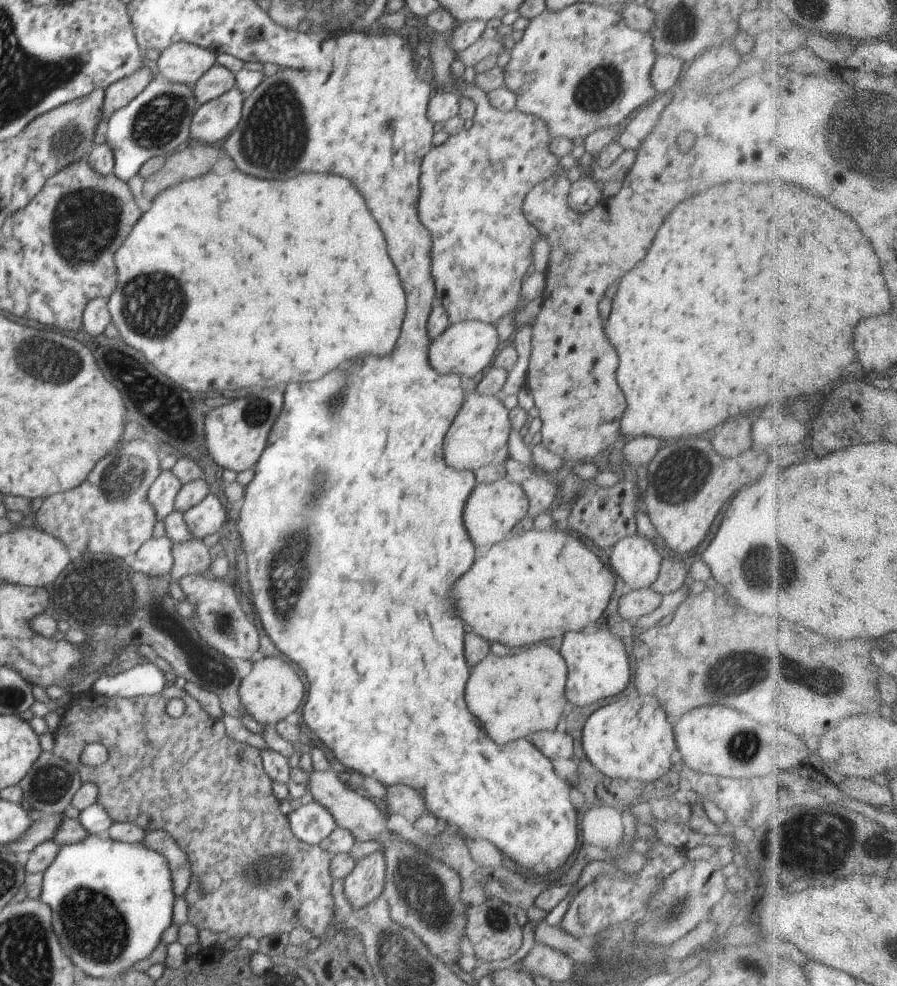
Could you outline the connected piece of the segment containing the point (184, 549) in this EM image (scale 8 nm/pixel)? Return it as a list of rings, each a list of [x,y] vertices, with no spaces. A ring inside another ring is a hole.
[[[196,538],[185,543],[173,542],[171,576],[178,580],[186,575],[208,575],[214,552],[206,547],[202,540]]]

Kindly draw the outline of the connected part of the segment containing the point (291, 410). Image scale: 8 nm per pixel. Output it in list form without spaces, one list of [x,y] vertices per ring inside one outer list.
[[[376,30],[371,31],[372,34],[366,34],[366,32],[344,32],[344,34],[336,34],[336,36],[330,36],[330,38],[326,38],[324,42],[322,42],[322,50],[324,50],[324,54],[326,54],[326,62],[324,62],[324,68],[322,68],[322,72],[320,74],[314,74],[314,76],[300,76],[300,80],[296,78],[294,80],[294,76],[298,76],[300,72],[296,72],[296,70],[282,70],[282,72],[278,72],[278,74],[272,74],[270,76],[265,76],[262,79],[262,82],[258,84],[258,86],[244,99],[243,109],[242,109],[242,118],[239,120],[237,127],[228,135],[228,139],[224,144],[224,151],[234,162],[236,162],[236,168],[240,170],[240,172],[244,172],[244,174],[250,174],[250,176],[258,176],[258,178],[264,178],[264,180],[274,180],[274,176],[278,176],[278,178],[284,178],[284,158],[286,158],[286,178],[294,178],[294,176],[298,176],[300,172],[324,172],[324,174],[340,174],[340,176],[346,176],[358,190],[360,190],[360,194],[364,196],[364,200],[366,200],[366,204],[368,204],[368,208],[370,208],[370,212],[372,212],[372,216],[376,218],[376,222],[380,224],[380,228],[382,228],[382,232],[384,232],[384,236],[388,236],[386,238],[386,242],[388,242],[388,254],[390,254],[390,258],[392,258],[392,262],[394,262],[394,266],[398,268],[399,279],[401,280],[406,300],[407,307],[405,315],[403,316],[401,331],[396,341],[396,346],[394,350],[387,355],[386,357],[373,357],[372,355],[366,356],[366,358],[358,358],[358,360],[347,360],[345,363],[342,363],[338,368],[335,368],[334,371],[330,371],[328,374],[321,376],[316,382],[310,382],[310,384],[288,384],[286,386],[286,390],[283,393],[283,407],[274,423],[274,426],[271,428],[266,448],[262,451],[260,458],[255,466],[255,474],[252,481],[247,485],[245,489],[245,495],[242,501],[239,503],[240,509],[240,518],[234,524],[236,530],[239,532],[239,538],[241,541],[238,543],[238,547],[240,548],[240,556],[243,563],[243,568],[245,569],[246,582],[249,582],[250,590],[252,590],[253,596],[253,605],[255,610],[258,612],[260,616],[260,620],[262,621],[262,626],[264,626],[264,630],[268,632],[268,636],[270,640],[274,643],[274,646],[288,658],[290,663],[295,666],[300,666],[302,668],[302,672],[304,672],[304,676],[306,676],[306,682],[308,682],[308,701],[306,702],[305,709],[303,710],[303,719],[304,722],[308,725],[308,728],[328,746],[330,750],[334,753],[334,756],[338,759],[338,762],[341,762],[346,766],[346,768],[350,768],[356,773],[362,773],[367,777],[372,777],[373,779],[378,780],[378,782],[382,782],[385,787],[390,786],[390,784],[406,784],[406,786],[412,786],[414,790],[418,790],[420,792],[420,796],[424,798],[424,804],[426,804],[426,808],[428,808],[428,812],[432,812],[436,818],[440,818],[440,820],[444,820],[444,822],[448,822],[448,824],[454,824],[454,826],[458,826],[458,830],[462,832],[460,834],[463,836],[468,842],[472,840],[478,840],[478,838],[484,838],[484,840],[488,840],[488,842],[492,842],[502,854],[506,854],[508,858],[512,858],[518,866],[522,866],[524,870],[528,870],[528,872],[532,872],[532,874],[536,874],[536,876],[546,876],[546,874],[550,874],[559,868],[562,868],[566,862],[568,862],[568,858],[572,856],[572,852],[574,852],[574,848],[576,848],[576,836],[575,836],[575,809],[570,801],[570,785],[563,780],[562,778],[556,775],[554,768],[552,768],[552,763],[549,758],[546,758],[544,754],[542,754],[533,744],[526,739],[518,739],[514,740],[514,742],[510,742],[510,744],[504,744],[504,746],[500,746],[500,744],[494,744],[490,738],[488,738],[488,734],[486,734],[486,730],[484,730],[484,726],[482,726],[482,722],[476,718],[476,716],[472,716],[470,714],[470,710],[468,710],[468,706],[466,706],[466,702],[464,702],[464,684],[466,684],[466,680],[468,680],[468,666],[466,666],[466,658],[464,658],[464,626],[462,626],[462,620],[456,616],[456,612],[454,612],[454,600],[452,600],[452,586],[454,586],[454,582],[458,580],[458,576],[462,576],[462,574],[466,574],[466,570],[472,566],[472,562],[474,562],[474,546],[472,546],[472,542],[470,542],[470,538],[468,538],[468,534],[466,534],[466,530],[464,530],[464,524],[462,524],[462,512],[464,512],[464,504],[466,504],[466,498],[470,496],[472,489],[475,487],[477,483],[475,480],[475,474],[470,471],[466,472],[456,472],[456,470],[450,470],[446,464],[444,464],[444,456],[442,456],[442,444],[444,444],[444,434],[448,432],[448,428],[452,426],[454,419],[457,417],[458,411],[460,407],[463,405],[466,397],[466,385],[463,378],[455,373],[449,373],[446,375],[438,374],[431,366],[428,360],[428,351],[429,346],[431,345],[431,340],[427,335],[427,322],[431,313],[431,304],[432,298],[435,296],[435,282],[433,276],[431,275],[431,244],[433,236],[429,230],[424,228],[424,224],[418,220],[418,210],[416,210],[416,206],[418,206],[418,194],[420,194],[420,188],[418,188],[418,178],[420,178],[420,164],[422,164],[422,158],[426,156],[426,153],[433,147],[433,136],[434,133],[434,124],[432,124],[427,117],[427,106],[430,100],[430,85],[425,82],[421,77],[416,74],[417,72],[417,58],[414,54],[414,48],[411,45],[411,42],[400,33],[394,33],[391,31],[381,31],[378,32]]]

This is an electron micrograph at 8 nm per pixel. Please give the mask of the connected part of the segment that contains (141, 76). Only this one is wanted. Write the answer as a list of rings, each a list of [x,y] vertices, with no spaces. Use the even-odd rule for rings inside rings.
[[[142,65],[137,71],[125,76],[123,79],[113,82],[105,90],[105,99],[102,106],[101,123],[99,130],[103,130],[103,124],[116,111],[134,100],[157,77],[152,73],[148,65]]]

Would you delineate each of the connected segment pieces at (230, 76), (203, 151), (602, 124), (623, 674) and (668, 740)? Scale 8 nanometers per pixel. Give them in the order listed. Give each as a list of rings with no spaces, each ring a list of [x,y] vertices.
[[[217,62],[207,70],[192,88],[197,106],[217,99],[235,87],[235,74],[220,66]]]
[[[209,145],[181,147],[166,158],[164,166],[158,172],[145,180],[144,204],[151,203],[164,189],[208,174],[221,157],[220,152],[220,148]]]
[[[592,3],[573,4],[572,6],[563,8],[561,11],[553,13],[546,9],[540,15],[531,19],[530,24],[528,24],[528,27],[522,33],[521,39],[516,42],[510,52],[510,61],[503,68],[504,87],[516,95],[514,110],[541,118],[546,123],[549,135],[552,139],[567,138],[571,141],[576,140],[576,138],[585,139],[589,134],[600,130],[600,128],[619,126],[636,108],[640,108],[644,102],[648,102],[648,100],[656,96],[657,92],[651,83],[651,70],[658,55],[655,52],[653,36],[651,33],[632,30],[626,24],[620,12],[617,13],[611,8],[601,7],[600,5]]]
[[[608,629],[582,630],[582,632],[568,632],[562,642],[562,656],[568,664],[567,683],[565,684],[565,697],[568,708],[575,706],[590,706],[610,696],[620,694],[630,682],[630,669],[628,656],[624,643]]]
[[[649,694],[646,696],[639,696],[639,698],[634,700],[631,700],[630,697],[625,697],[622,700],[622,696],[618,696],[618,700],[610,700],[610,704],[601,707],[599,710],[594,711],[588,717],[582,733],[582,748],[584,749],[588,760],[590,760],[591,764],[599,772],[601,778],[605,779],[609,783],[611,783],[615,778],[624,778],[624,780],[628,780],[628,778],[633,778],[639,780],[642,783],[654,782],[657,781],[659,778],[662,778],[662,776],[670,774],[671,772],[670,768],[672,766],[672,760],[670,760],[670,756],[672,756],[672,752],[674,752],[674,749],[676,748],[676,739],[674,738],[673,724],[673,720],[667,717],[664,710],[662,710],[658,696]]]

